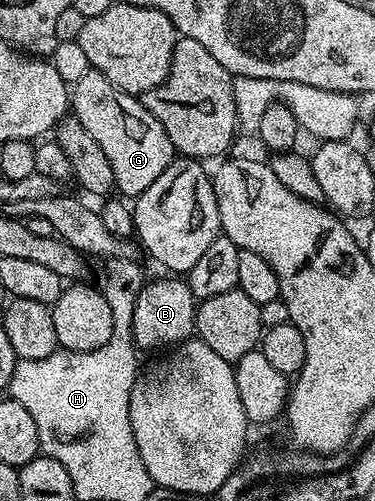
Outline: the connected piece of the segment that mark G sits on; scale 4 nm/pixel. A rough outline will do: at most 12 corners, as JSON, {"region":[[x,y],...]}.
{"region":[[90,70],[70,111],[102,145],[115,190],[146,193],[172,164],[162,121]]}

